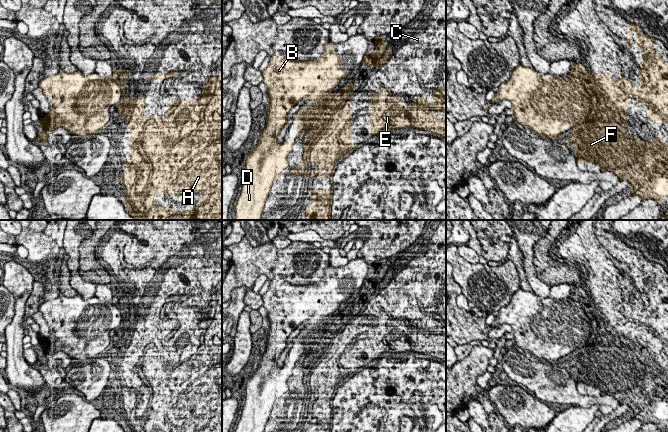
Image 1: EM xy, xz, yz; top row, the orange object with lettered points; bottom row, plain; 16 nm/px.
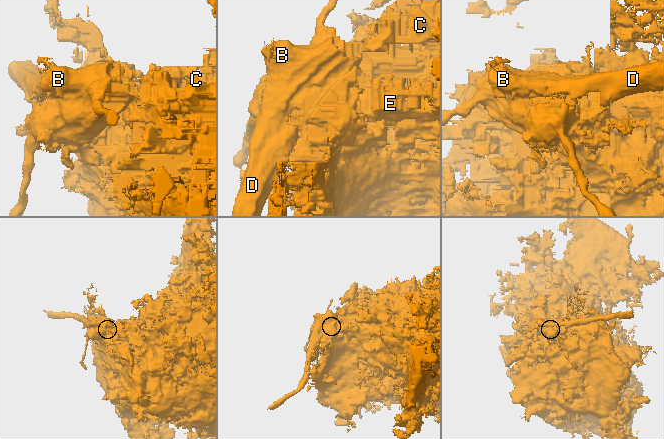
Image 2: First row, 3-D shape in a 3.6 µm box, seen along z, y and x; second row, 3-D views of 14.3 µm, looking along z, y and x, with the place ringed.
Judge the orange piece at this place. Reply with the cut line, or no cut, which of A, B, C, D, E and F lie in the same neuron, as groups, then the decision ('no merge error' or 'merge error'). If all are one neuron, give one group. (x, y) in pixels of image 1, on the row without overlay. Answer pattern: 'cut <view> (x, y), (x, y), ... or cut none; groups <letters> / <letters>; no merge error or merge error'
cut xy (57, 320), (76, 316), (86, 306), (116, 325); groups A C E F / B D; merge error

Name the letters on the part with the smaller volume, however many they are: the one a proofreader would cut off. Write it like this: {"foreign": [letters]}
{"foreign": ["B", "D"]}

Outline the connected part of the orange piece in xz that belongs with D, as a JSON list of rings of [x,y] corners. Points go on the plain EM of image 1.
[[[327,267],[325,269],[325,275],[317,283],[309,285],[292,285],[285,279],[272,280],[270,286],[265,294],[262,295],[264,302],[263,306],[267,310],[268,317],[268,329],[267,329],[267,341],[266,350],[259,360],[259,365],[247,381],[246,384],[246,399],[241,413],[241,418],[238,422],[235,432],[264,432],[266,423],[268,422],[271,411],[276,404],[280,404],[284,394],[287,394],[289,386],[288,380],[294,375],[295,365],[286,364],[282,368],[277,367],[276,360],[281,353],[287,347],[287,339],[293,330],[298,328],[301,324],[305,324],[305,321],[312,318],[318,320],[318,326],[321,327],[324,324],[330,323],[327,316],[333,316],[334,312],[339,308],[340,304],[346,300],[349,300],[351,296],[342,295],[342,279],[338,279],[337,275],[333,274],[333,267]]]

